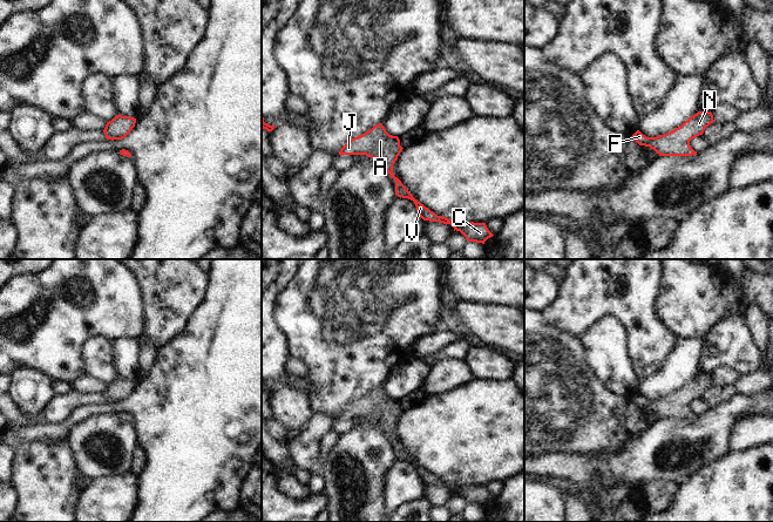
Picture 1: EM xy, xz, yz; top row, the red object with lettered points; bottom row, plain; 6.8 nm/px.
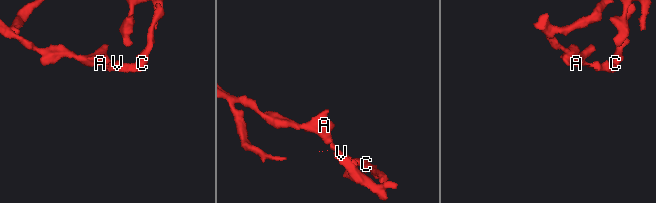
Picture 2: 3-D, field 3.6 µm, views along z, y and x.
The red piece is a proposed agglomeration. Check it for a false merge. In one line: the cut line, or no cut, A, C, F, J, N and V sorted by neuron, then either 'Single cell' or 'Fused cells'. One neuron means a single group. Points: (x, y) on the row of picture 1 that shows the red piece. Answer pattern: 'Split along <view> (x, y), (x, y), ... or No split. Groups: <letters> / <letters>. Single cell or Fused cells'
No split. Groups: A C F J N V. Single cell

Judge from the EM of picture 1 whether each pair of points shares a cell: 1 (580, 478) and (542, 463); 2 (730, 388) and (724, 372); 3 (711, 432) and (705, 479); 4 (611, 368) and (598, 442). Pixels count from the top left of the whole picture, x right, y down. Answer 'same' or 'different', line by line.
1: same
2: different
3: different
4: different

